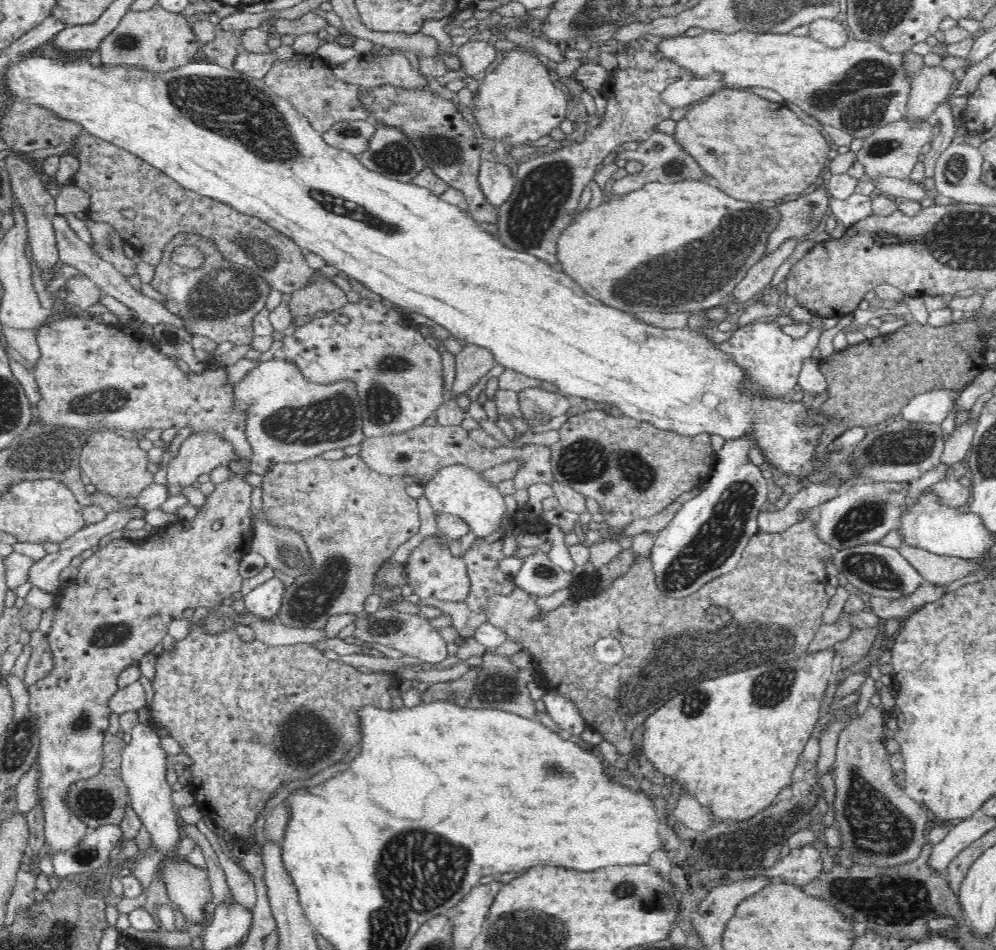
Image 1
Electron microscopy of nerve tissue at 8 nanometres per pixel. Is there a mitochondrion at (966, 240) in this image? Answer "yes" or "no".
yes

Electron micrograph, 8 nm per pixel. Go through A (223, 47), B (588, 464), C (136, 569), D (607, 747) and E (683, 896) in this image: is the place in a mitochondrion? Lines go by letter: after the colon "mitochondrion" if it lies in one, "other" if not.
A: other
B: mitochondrion
C: other
D: other
E: other

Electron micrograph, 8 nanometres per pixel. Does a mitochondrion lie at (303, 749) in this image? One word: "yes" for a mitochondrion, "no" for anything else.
yes

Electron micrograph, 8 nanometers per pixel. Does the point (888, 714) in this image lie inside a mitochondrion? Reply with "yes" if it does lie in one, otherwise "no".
no

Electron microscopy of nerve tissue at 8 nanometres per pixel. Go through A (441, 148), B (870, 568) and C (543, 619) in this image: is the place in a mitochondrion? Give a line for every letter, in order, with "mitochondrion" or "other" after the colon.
A: mitochondrion
B: mitochondrion
C: other

